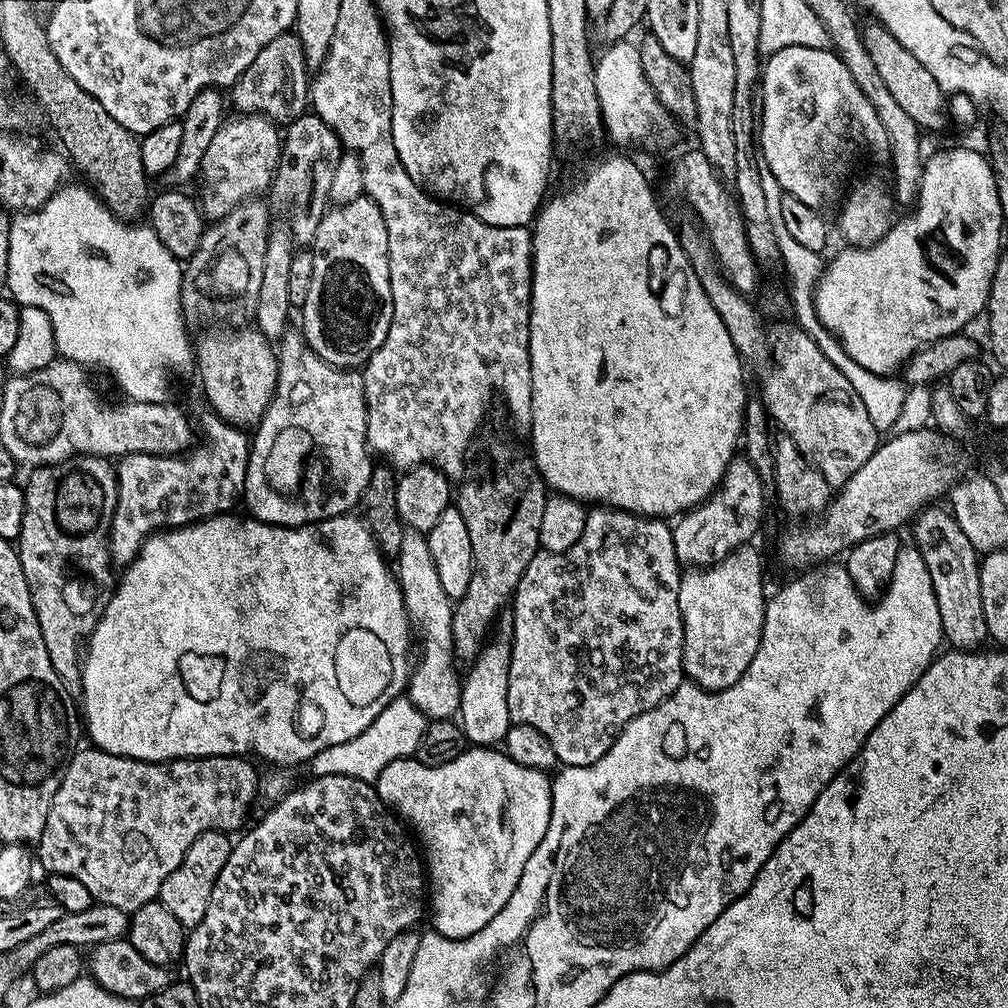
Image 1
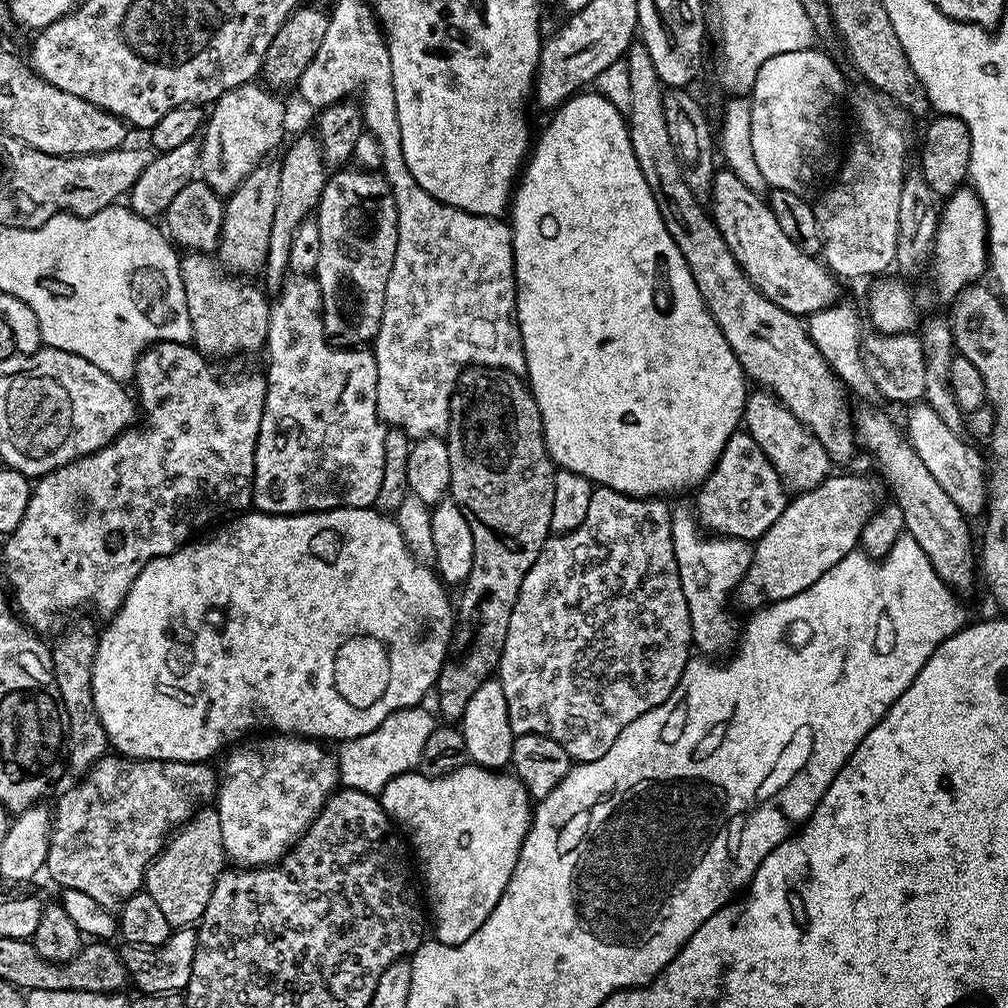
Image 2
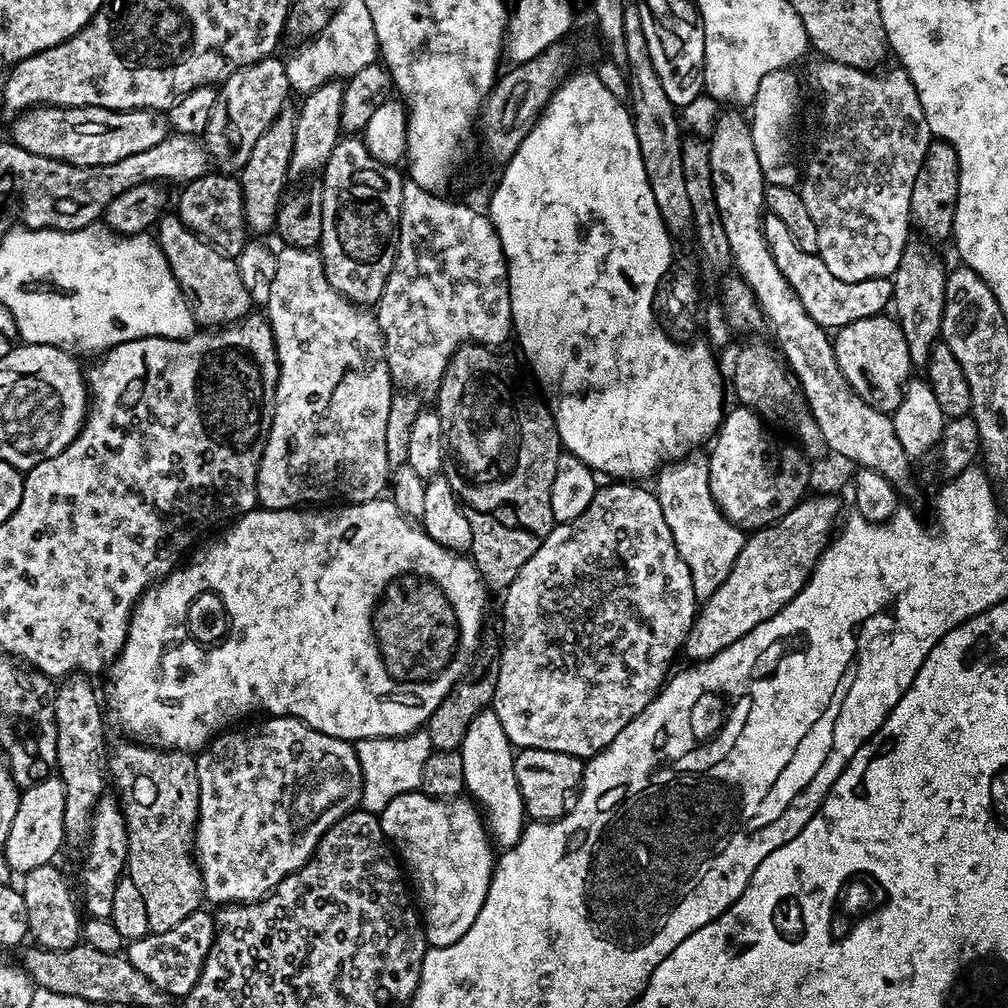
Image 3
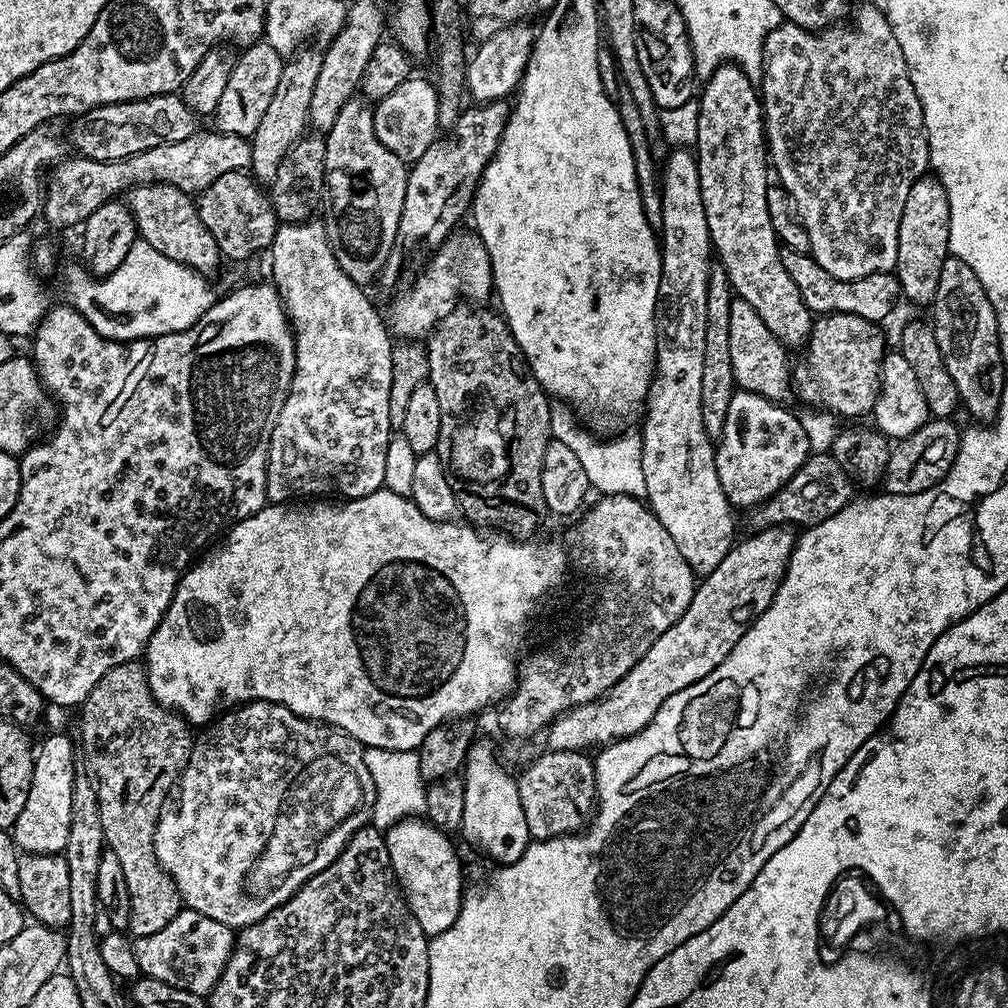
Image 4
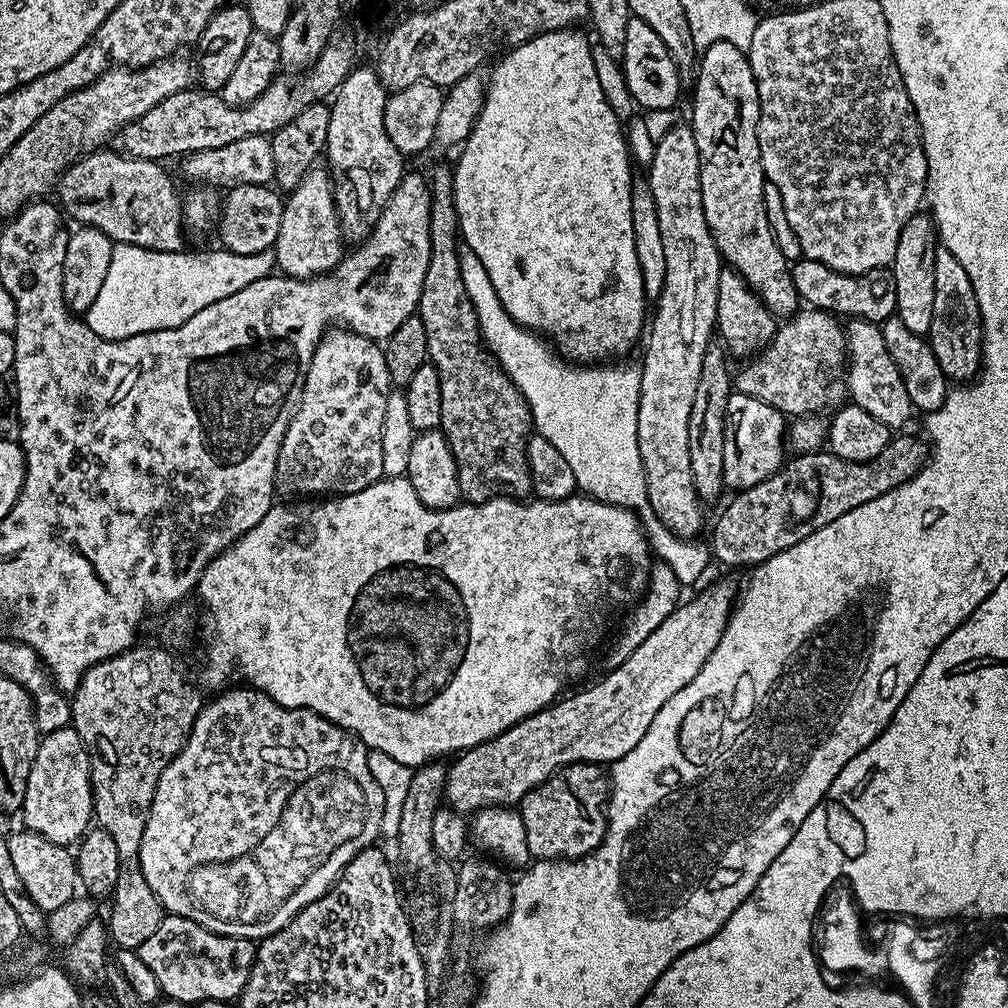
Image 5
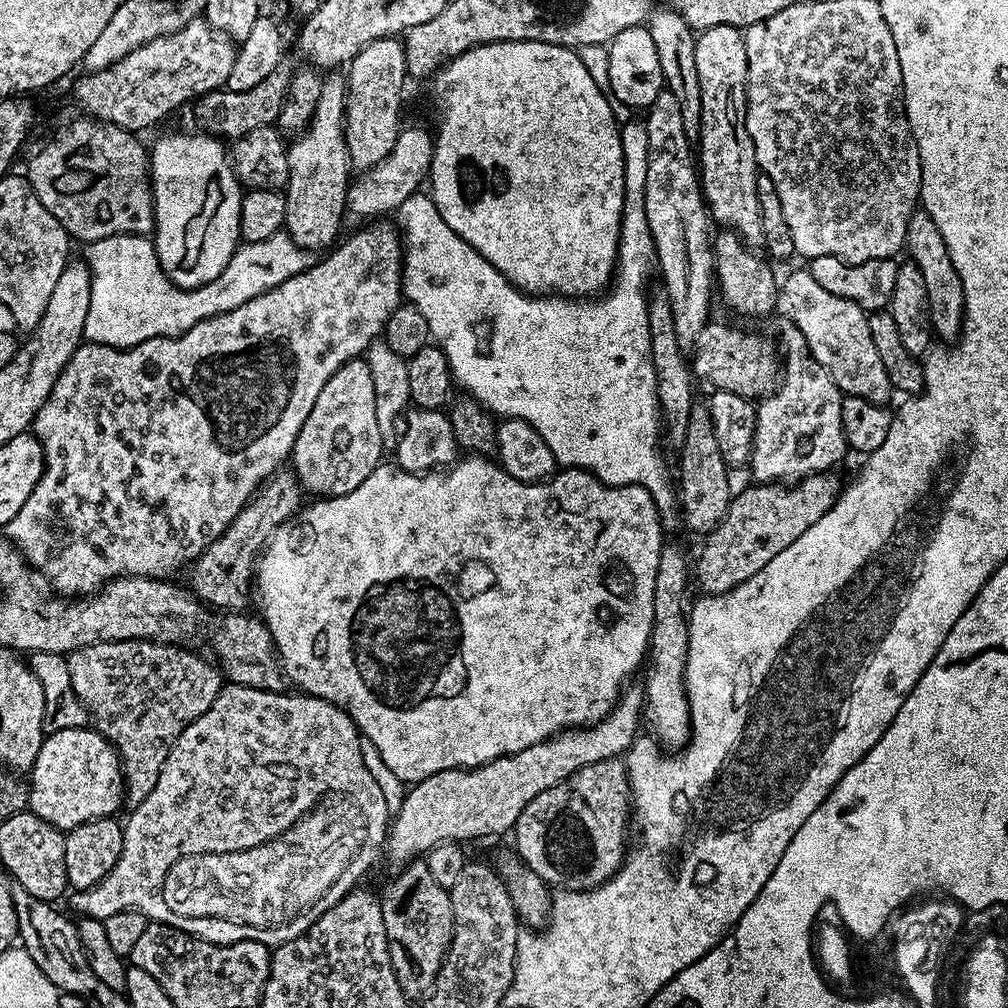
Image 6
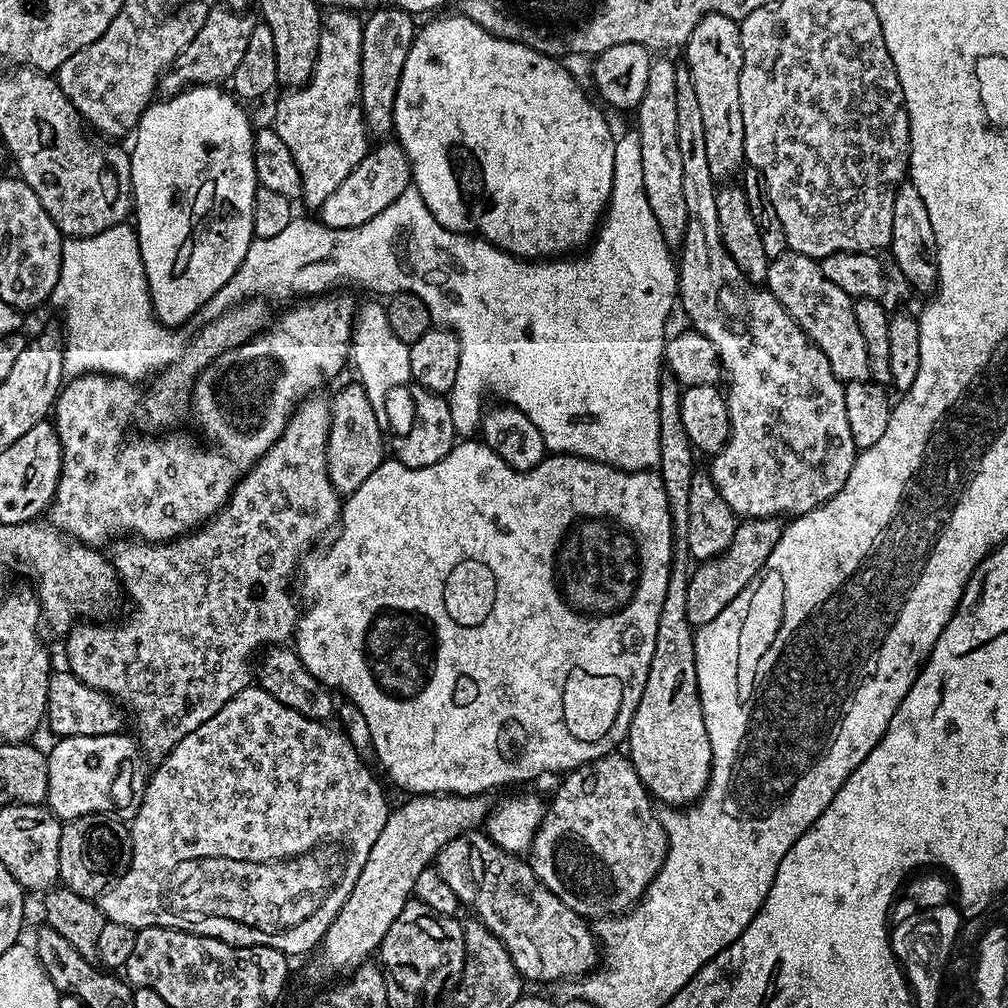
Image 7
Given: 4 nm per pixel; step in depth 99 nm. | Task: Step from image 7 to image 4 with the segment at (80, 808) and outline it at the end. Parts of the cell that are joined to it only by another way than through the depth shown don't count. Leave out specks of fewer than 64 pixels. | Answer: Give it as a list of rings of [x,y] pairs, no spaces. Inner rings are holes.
[[[48,736],[35,749],[30,794],[26,806],[22,806],[22,814],[18,814],[18,822],[10,829],[21,853],[37,852],[51,856],[63,853],[66,838],[70,838],[70,802],[78,775],[78,769],[72,765],[75,760],[72,744],[64,736]]]

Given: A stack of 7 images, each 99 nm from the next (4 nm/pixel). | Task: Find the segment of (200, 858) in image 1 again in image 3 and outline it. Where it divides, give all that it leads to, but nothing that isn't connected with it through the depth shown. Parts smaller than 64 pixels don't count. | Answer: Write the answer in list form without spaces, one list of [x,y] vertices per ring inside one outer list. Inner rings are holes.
[[[123,739],[113,748],[111,745],[106,772],[116,779],[118,791],[128,792],[128,801],[122,804],[122,819],[128,833],[126,876],[142,893],[150,917],[150,933],[174,930],[182,918],[201,911],[200,903],[206,900],[200,866],[194,859],[194,837],[200,817],[196,756]]]

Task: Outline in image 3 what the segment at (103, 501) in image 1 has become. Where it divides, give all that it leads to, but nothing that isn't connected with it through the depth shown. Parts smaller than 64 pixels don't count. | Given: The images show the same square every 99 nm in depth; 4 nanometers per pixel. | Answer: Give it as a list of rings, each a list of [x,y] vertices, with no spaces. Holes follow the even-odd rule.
[[[73,674],[63,677],[54,692],[54,722],[58,730],[56,768],[64,783],[64,834],[69,845],[87,845],[92,834],[92,816],[96,804],[105,795],[106,744],[104,748],[104,716],[96,701],[96,688],[89,677]]]

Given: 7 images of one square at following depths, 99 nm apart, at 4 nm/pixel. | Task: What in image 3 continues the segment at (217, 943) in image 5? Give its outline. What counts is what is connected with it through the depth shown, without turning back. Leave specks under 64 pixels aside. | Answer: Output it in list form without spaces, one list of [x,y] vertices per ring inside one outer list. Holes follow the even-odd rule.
[[[201,910],[190,914],[190,918],[182,918],[174,930],[153,932],[131,941],[127,945],[126,955],[136,969],[146,974],[154,986],[158,986],[158,990],[170,998],[183,998],[190,994],[190,990],[194,990],[215,937],[216,922],[213,913]]]

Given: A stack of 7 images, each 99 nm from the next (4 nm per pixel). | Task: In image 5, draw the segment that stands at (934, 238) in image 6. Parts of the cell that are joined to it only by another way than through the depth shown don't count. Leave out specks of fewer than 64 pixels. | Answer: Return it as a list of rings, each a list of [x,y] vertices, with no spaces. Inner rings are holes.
[[[943,246],[936,249],[934,277],[934,316],[926,339],[949,381],[971,381],[979,373],[984,358],[984,331],[978,298],[974,298],[974,286],[970,286],[970,277],[962,262]]]

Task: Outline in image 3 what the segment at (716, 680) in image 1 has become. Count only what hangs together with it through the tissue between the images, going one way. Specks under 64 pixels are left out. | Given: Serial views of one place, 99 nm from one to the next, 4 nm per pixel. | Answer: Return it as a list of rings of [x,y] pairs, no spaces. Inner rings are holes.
[[[689,454],[661,468],[655,477],[654,491],[658,506],[662,506],[662,515],[666,517],[666,526],[670,526],[670,534],[674,534],[674,546],[678,546],[682,562],[686,562],[690,570],[690,582],[694,582],[697,601],[703,602],[726,582],[734,558],[742,554],[746,532],[730,523],[714,502],[708,481],[708,456],[696,455],[700,454]]]

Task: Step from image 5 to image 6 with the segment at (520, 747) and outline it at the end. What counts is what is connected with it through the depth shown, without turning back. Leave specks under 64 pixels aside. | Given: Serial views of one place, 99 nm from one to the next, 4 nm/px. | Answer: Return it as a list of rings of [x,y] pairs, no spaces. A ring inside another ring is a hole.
[[[640,686],[632,687],[625,687],[613,706],[612,713],[598,724],[583,730],[565,730],[534,746],[526,746],[526,750],[518,750],[518,754],[503,756],[477,768],[442,770],[438,774],[430,774],[430,778],[413,783],[407,789],[402,806],[391,817],[390,831],[386,837],[386,856],[388,852],[389,858],[396,866],[407,866],[413,860],[423,857],[436,844],[480,840],[483,836],[511,833],[518,822],[518,814],[522,814],[524,807],[538,794],[542,794],[542,790],[558,786],[558,782],[570,778],[570,774],[582,770],[582,766],[623,757],[637,739],[636,731],[639,730],[640,724],[642,728],[644,689]]]

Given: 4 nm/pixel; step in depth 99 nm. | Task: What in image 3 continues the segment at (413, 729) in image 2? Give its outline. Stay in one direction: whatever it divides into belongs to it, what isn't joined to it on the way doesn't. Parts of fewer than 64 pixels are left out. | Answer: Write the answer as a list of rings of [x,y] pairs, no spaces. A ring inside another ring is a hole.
[[[427,730],[409,732],[406,736],[383,736],[369,740],[355,741],[358,762],[362,770],[362,794],[360,808],[365,812],[379,814],[390,806],[398,794],[414,792],[422,782],[422,766],[426,766],[426,758],[434,751]]]

